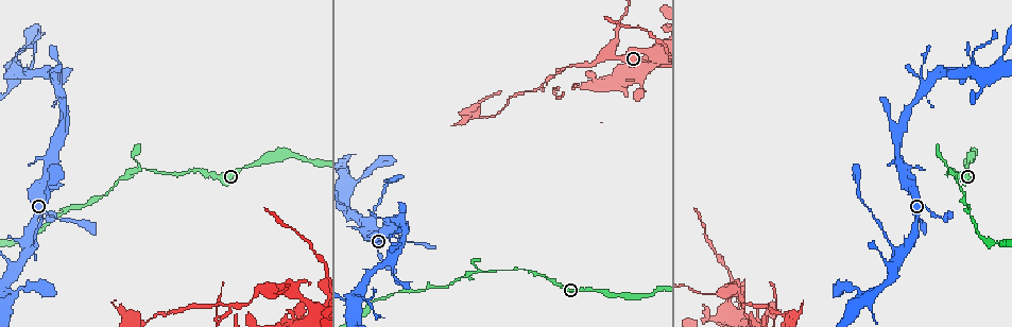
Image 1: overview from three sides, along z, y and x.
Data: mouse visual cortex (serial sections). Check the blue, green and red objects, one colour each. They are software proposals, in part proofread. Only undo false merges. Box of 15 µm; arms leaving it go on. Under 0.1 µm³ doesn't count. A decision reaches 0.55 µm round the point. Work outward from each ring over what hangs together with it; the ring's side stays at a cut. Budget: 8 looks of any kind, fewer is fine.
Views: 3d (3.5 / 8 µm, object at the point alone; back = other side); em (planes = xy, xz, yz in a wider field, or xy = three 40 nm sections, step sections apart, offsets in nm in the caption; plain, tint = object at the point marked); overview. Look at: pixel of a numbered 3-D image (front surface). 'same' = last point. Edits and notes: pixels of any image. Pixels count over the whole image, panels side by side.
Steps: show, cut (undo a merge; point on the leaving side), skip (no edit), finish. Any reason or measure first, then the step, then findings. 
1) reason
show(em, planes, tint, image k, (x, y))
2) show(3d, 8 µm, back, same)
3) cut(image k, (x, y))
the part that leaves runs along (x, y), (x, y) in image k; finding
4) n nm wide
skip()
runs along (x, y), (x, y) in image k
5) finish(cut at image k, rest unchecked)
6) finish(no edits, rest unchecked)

a narrow waist
show(3d, 3.5 µm, image 1, (487, 271))

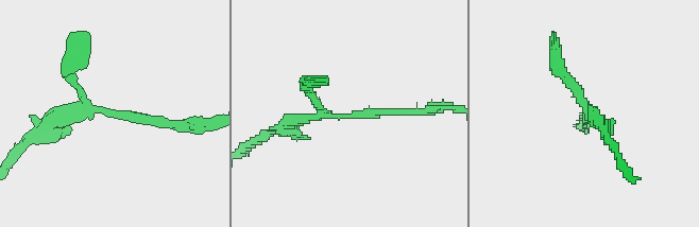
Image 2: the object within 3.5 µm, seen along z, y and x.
show(em, xy, step 3, tint, image 2, (343, 113))

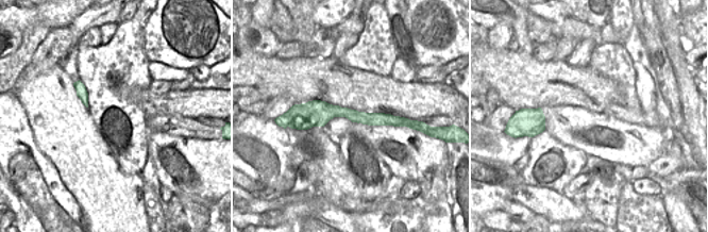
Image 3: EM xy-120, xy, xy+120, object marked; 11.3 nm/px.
skip()
runs along (415, 111), (302, 117), (278, 131) in image 2; continuous, no second cell

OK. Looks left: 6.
sudden change in width
show(3d, 3.5 µm, image 1, (34, 243))

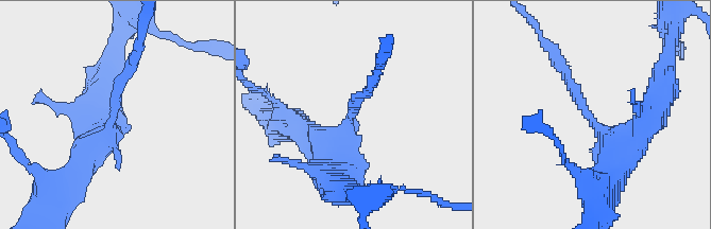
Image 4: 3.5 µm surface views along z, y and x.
shape alone is not enough
show(em, xy, step 5, tint, image 4, (113, 115))

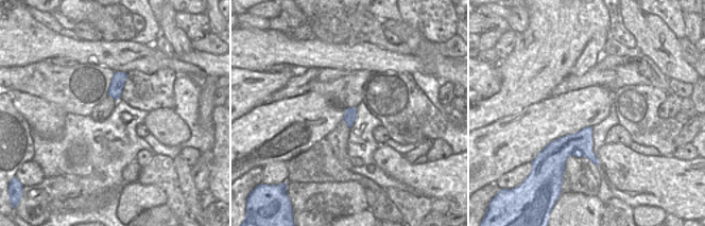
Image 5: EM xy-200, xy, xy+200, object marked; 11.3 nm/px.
show(em, xy, step 2, tint, same)

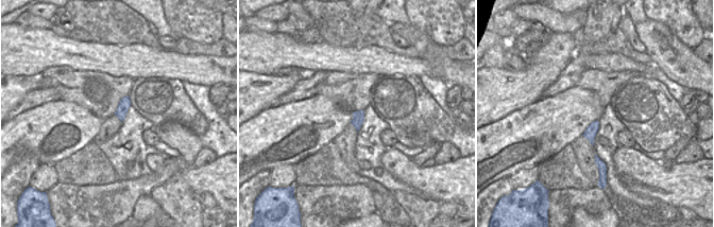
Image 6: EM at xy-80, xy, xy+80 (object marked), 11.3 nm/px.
skip()
all the same cell

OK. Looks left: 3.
sudden change in width
show(3d, 3.5 µm, image 1, (368, 306))

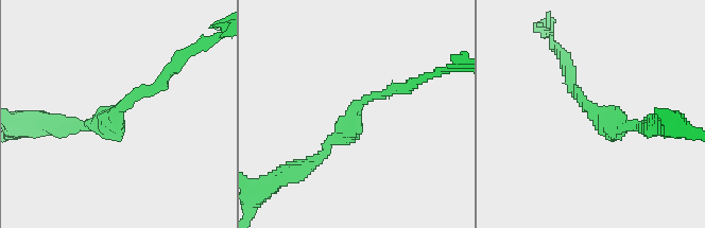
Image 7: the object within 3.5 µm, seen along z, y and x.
arms of 150, 150 nm
show(em, xy, step 3, tint, image 7, (115, 112))

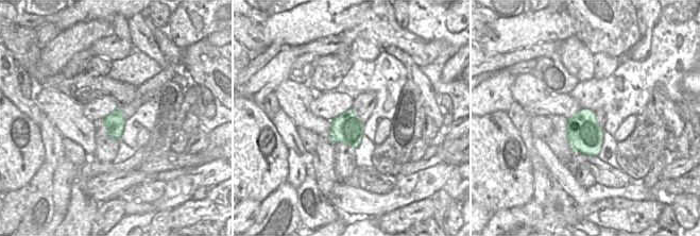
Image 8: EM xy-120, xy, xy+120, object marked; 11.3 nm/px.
skip()
all the same cell

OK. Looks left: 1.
finish(no edits, rest unchecked)

